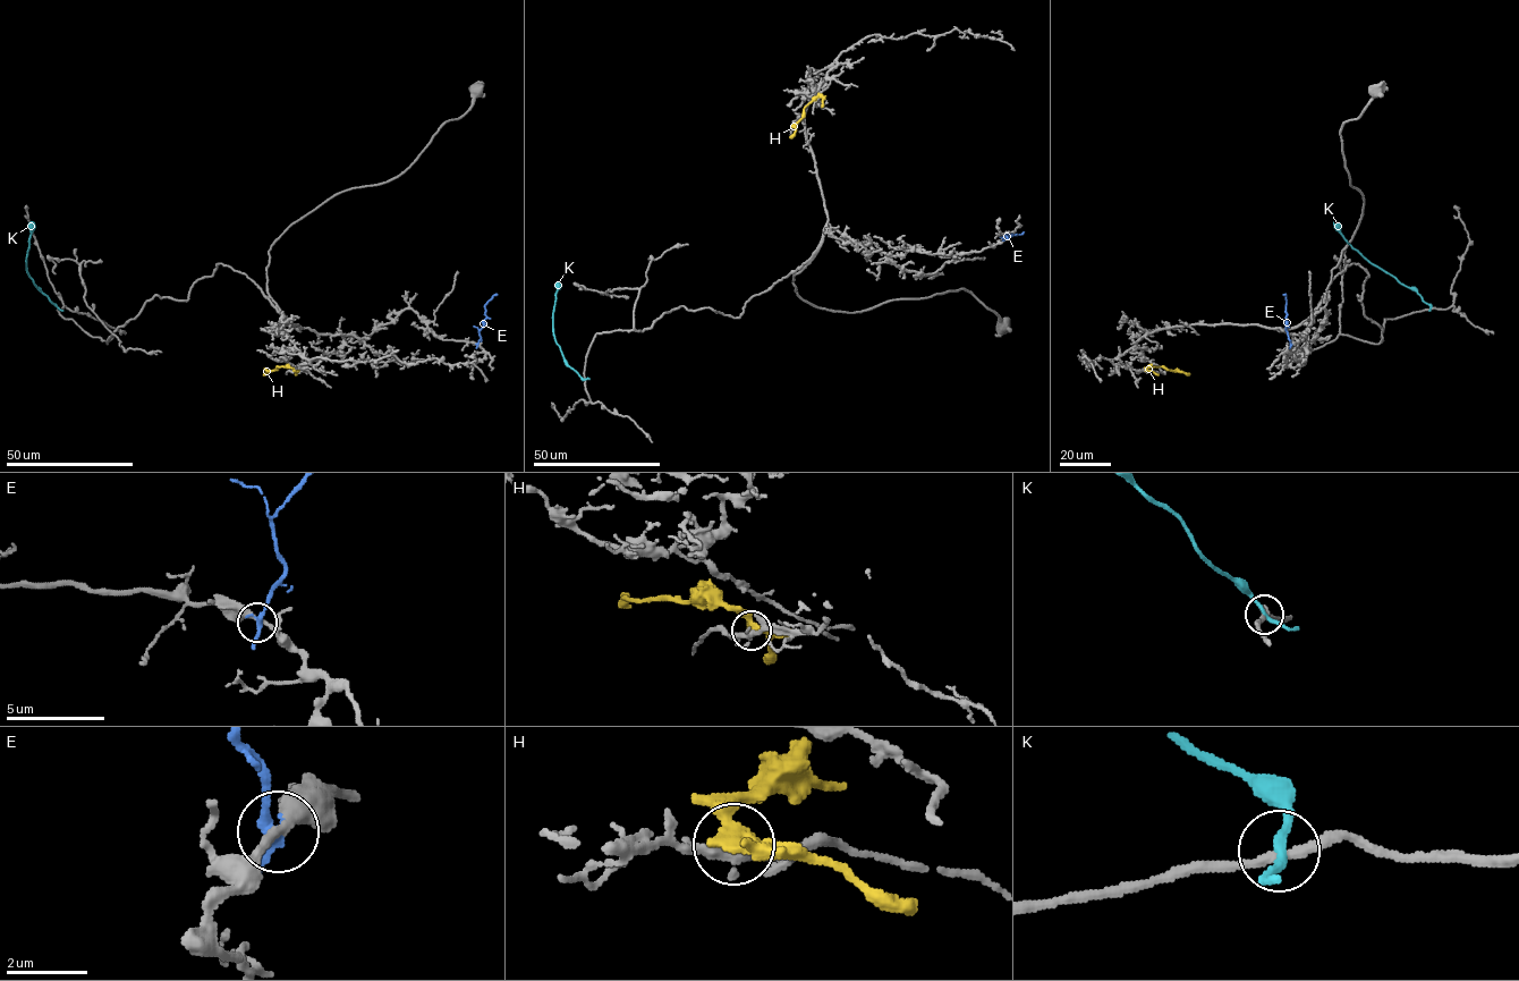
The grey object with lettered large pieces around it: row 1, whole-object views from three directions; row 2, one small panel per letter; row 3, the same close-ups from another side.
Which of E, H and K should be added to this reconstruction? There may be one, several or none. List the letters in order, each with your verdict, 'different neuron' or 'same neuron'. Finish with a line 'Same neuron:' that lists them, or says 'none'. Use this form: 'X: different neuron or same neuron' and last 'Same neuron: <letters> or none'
E: different neuron
H: different neuron
K: different neuron
Same neuron: none

